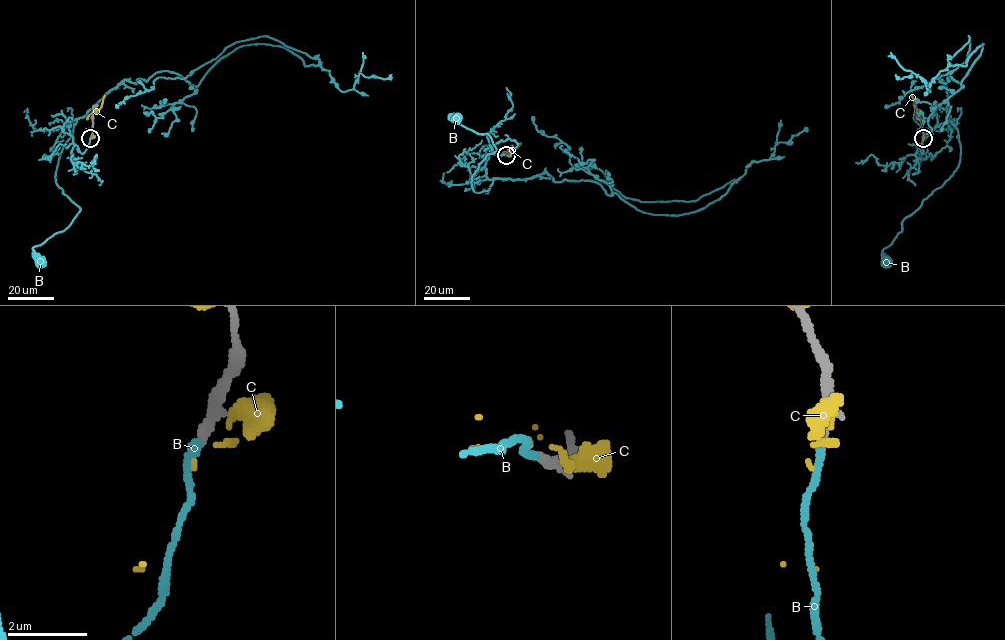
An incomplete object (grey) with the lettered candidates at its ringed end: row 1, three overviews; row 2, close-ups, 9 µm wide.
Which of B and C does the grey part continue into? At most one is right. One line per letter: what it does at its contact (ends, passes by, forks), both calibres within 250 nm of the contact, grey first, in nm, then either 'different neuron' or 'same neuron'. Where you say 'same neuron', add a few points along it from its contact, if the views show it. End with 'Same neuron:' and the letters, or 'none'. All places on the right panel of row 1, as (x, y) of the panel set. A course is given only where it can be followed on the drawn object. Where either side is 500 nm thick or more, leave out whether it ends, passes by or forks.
B: it ends; calibres 280 and 200 nm; same neuron; course (923, 138), (922, 153), (929, 132), (951, 122), (960, 146), (958, 167), (902, 222), (882, 252), (887, 261)
C: it passes by; calibres 360 and 340 nm; different neuron
Same neuron: B

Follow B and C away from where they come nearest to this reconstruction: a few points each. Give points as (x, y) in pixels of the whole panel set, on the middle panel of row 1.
B: (506, 155), (489, 154), (492, 183), (475, 192), (472, 176), (496, 147), (448, 116), (457, 119)
C: (508, 156), (503, 153), (510, 152), (520, 143)

